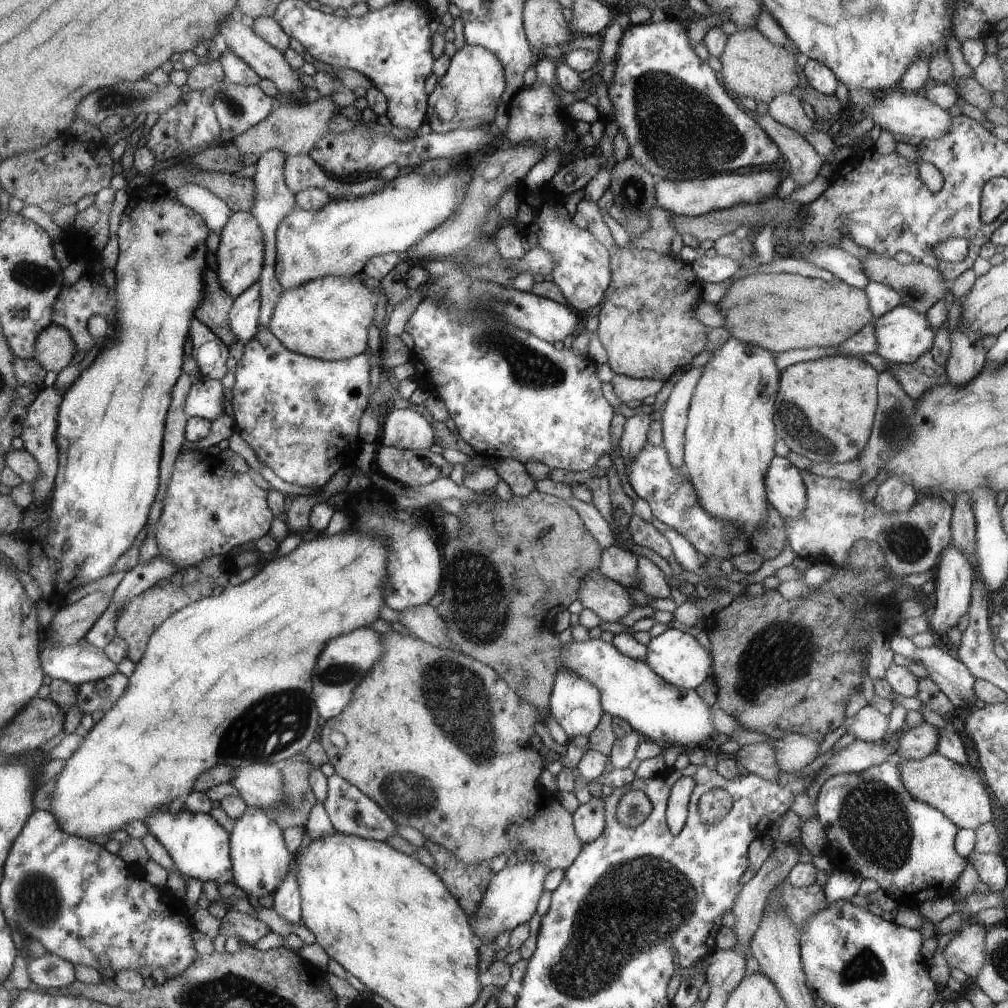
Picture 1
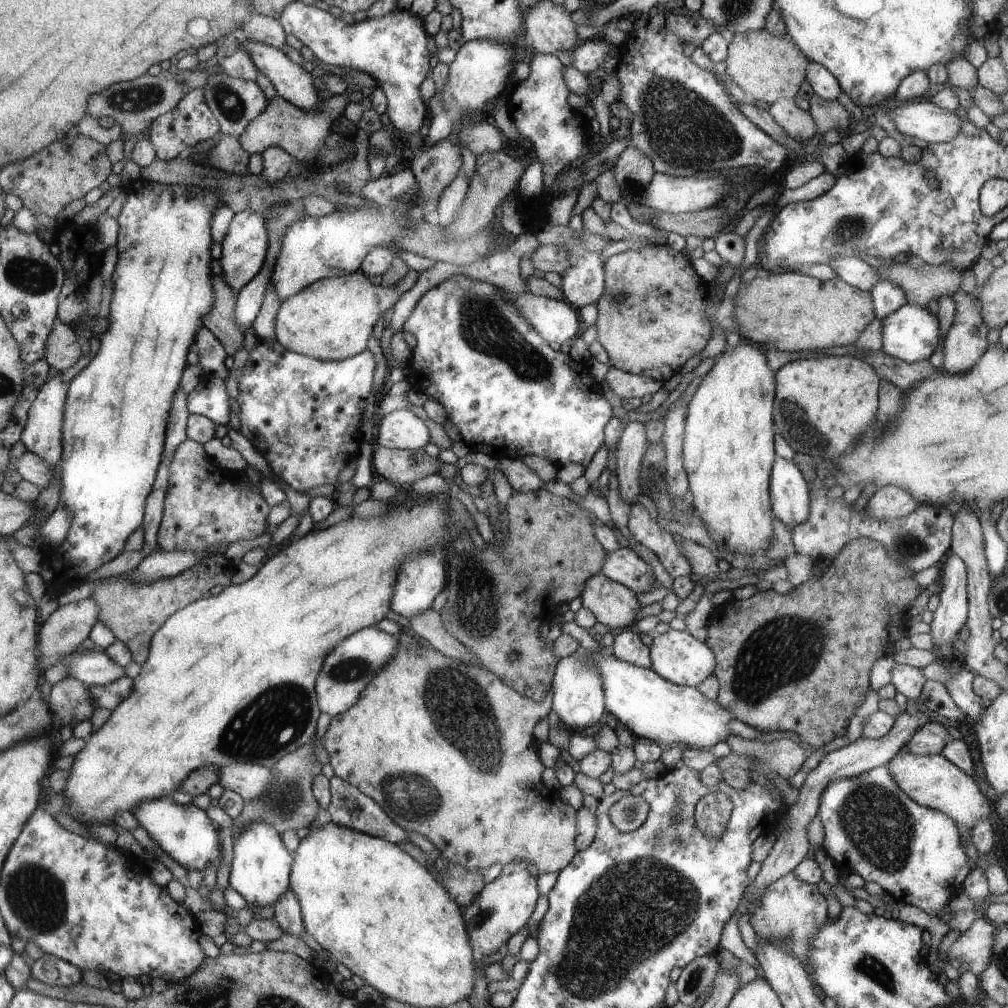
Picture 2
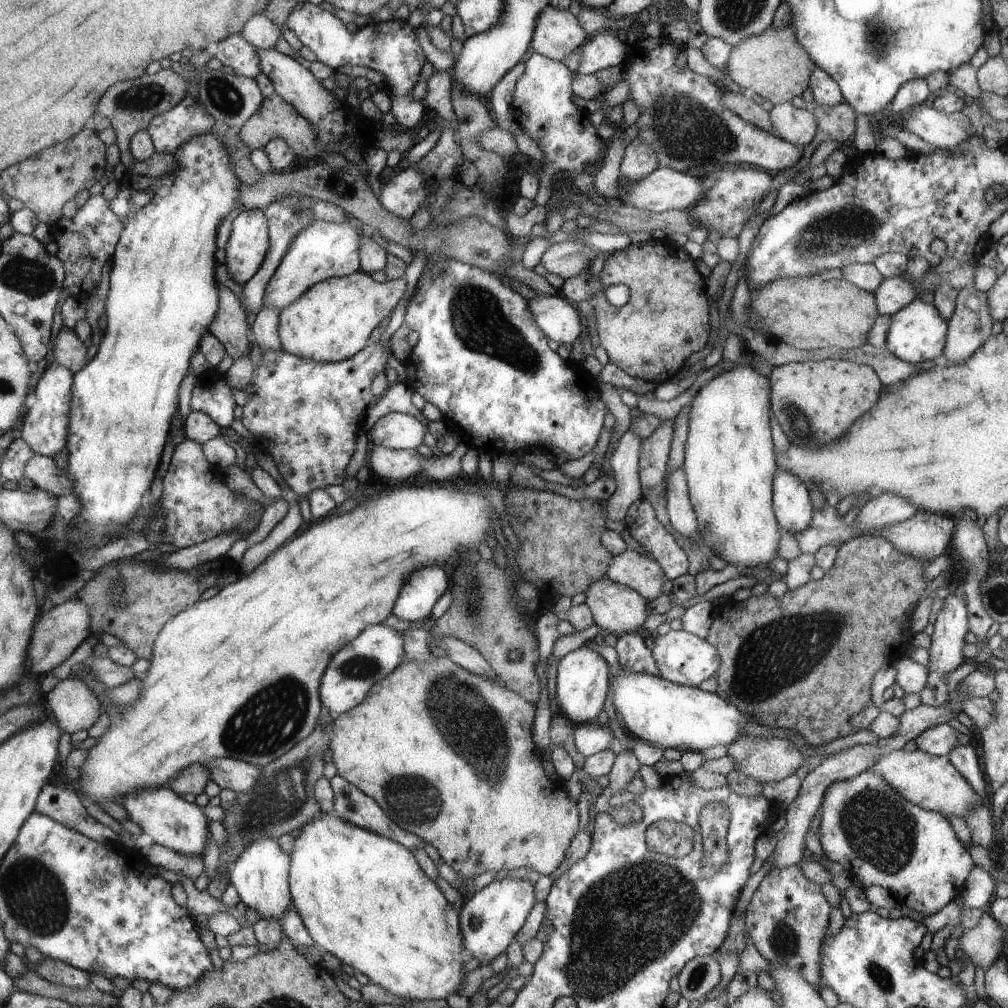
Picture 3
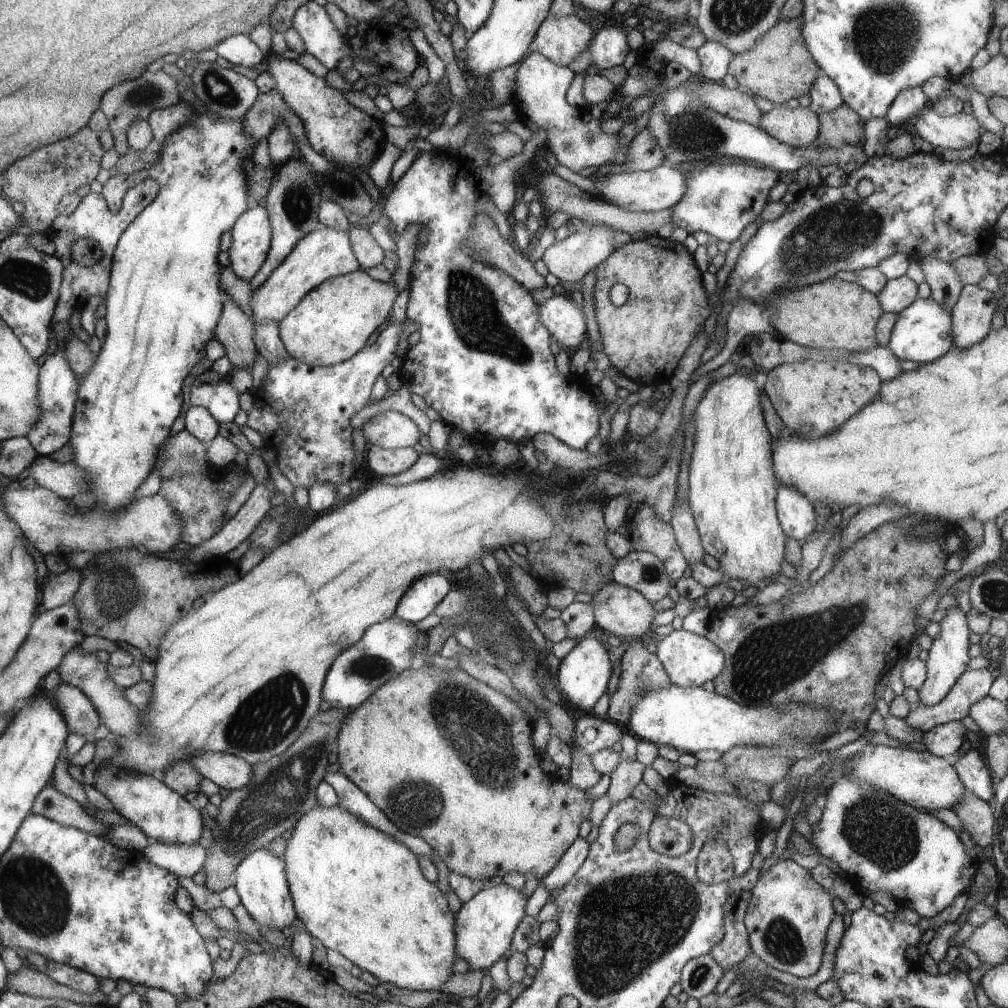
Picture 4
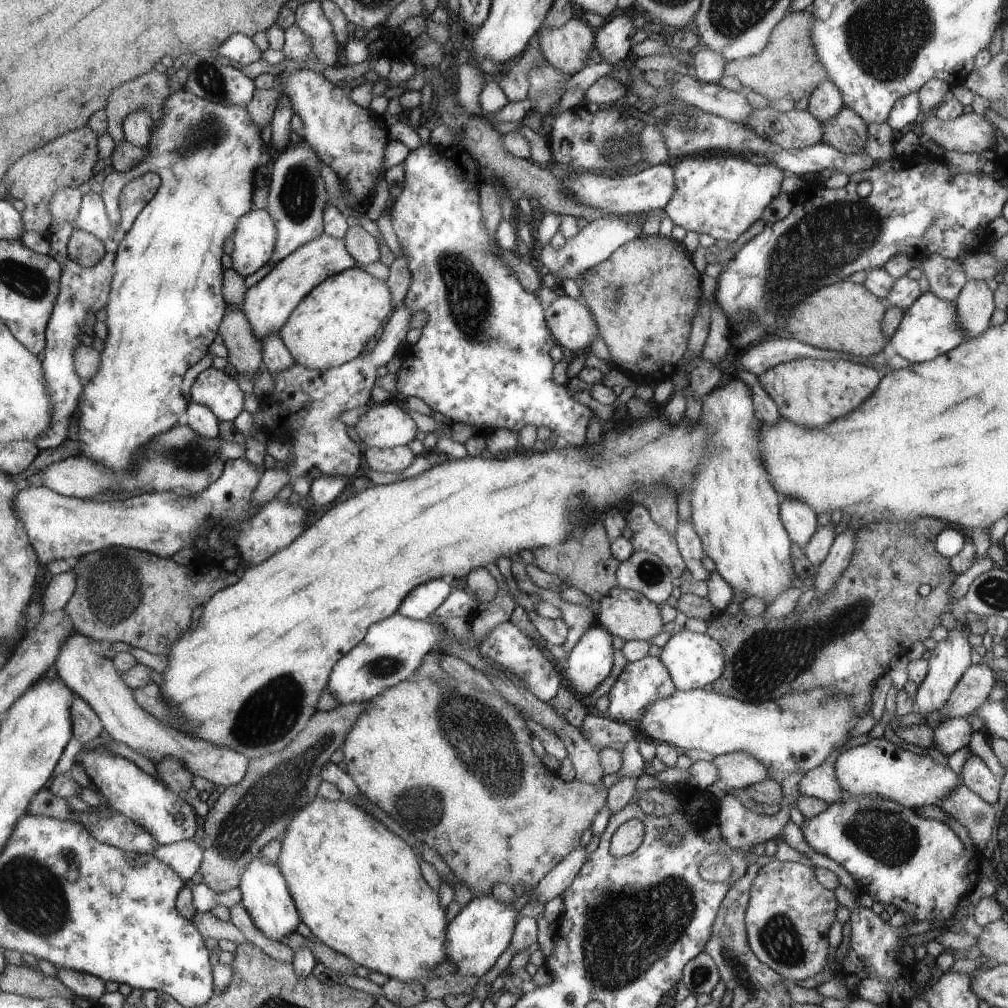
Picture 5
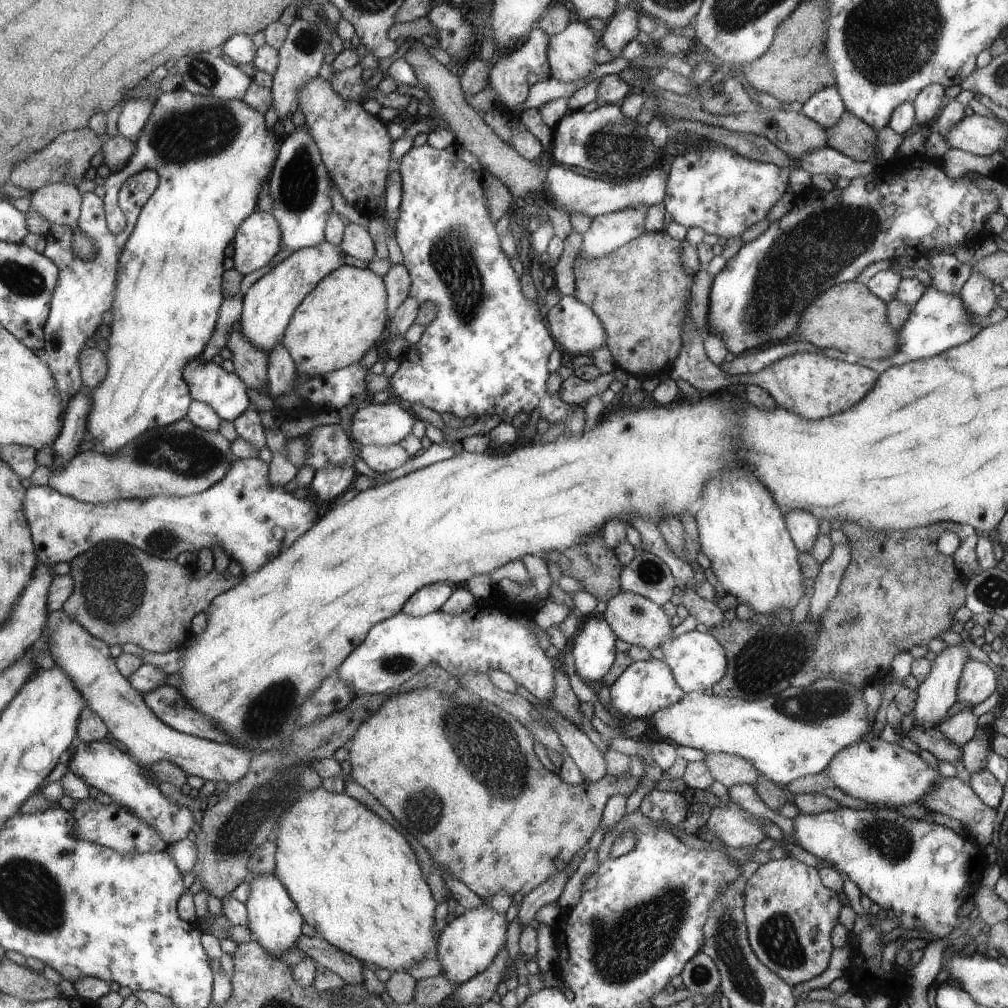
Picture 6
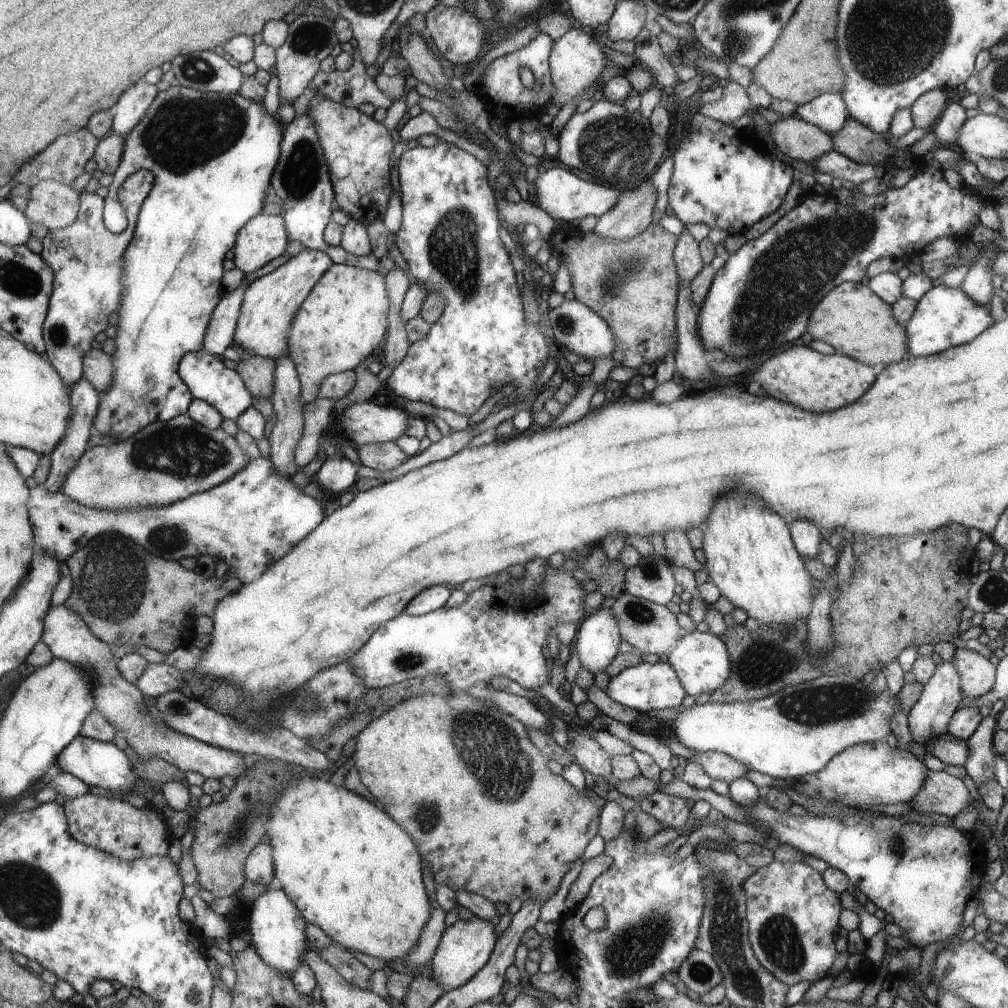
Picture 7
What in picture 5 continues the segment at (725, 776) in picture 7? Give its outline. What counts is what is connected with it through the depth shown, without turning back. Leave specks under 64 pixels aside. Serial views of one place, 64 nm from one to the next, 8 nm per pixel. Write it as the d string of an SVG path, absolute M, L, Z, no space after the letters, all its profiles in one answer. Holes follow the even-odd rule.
M731 752L714 757L712 764L718 768L717 782L724 782L726 790L745 789L751 784L770 779L768 768L746 752Z

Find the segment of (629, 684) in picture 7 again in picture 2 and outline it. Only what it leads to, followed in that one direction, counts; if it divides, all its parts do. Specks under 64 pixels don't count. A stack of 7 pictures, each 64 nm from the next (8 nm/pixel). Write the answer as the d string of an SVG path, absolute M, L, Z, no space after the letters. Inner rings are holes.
M634 628L615 633L612 652L618 660L623 660L640 668L652 669L653 660L649 647L642 643L638 631Z

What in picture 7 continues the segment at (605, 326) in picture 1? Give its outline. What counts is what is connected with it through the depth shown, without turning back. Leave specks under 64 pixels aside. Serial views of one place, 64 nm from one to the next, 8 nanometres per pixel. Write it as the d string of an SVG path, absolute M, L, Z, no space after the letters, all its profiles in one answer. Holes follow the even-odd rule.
M562 224L560 230L556 230L548 240L551 252L558 253L560 264L564 264L572 276L572 291L570 296L582 304L593 309L606 320L606 324L617 337L617 347L614 348L612 359L614 364L628 366L628 368L640 368L644 364L658 364L668 356L670 350L674 350L678 342L677 333L677 299L681 288L681 280L677 273L677 263L674 260L674 252L678 239L664 229L660 224L650 224L644 232L640 232L634 238L620 240L620 242L604 242L600 240L594 230L582 232L572 225Z

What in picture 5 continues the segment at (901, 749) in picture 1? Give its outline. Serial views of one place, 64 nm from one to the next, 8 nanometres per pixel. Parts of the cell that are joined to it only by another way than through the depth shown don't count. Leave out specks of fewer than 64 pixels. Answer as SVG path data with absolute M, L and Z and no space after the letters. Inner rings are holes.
M950 718L933 726L934 746L944 755L951 755L970 745L972 737L976 734L968 718Z

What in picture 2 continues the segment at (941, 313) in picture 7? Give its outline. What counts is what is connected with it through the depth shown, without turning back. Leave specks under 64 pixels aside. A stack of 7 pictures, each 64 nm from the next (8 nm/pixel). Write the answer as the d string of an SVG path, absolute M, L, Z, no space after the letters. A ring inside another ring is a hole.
M906 303L902 308L896 310L896 312L883 318L882 336L882 352L907 363L924 362L932 356L932 352L936 350L936 346L942 346L940 344L940 326L938 326L938 320L932 314L928 316L926 306L918 306L918 304Z

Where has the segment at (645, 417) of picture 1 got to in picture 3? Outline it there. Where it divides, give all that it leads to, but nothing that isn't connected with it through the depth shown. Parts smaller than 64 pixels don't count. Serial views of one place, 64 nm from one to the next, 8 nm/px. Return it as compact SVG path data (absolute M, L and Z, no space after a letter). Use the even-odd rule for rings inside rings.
M626 430L619 439L618 447L610 456L611 474L616 478L618 488L606 503L607 516L614 522L624 523L629 506L643 498L640 477L638 476L638 458L643 438Z

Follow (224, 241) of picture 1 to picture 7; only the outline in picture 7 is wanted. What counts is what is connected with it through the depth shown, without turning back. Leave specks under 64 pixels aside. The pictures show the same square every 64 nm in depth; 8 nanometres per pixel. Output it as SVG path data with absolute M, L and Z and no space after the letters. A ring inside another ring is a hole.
M260 213L238 232L232 256L235 267L245 275L255 272L284 254L288 242L284 218Z

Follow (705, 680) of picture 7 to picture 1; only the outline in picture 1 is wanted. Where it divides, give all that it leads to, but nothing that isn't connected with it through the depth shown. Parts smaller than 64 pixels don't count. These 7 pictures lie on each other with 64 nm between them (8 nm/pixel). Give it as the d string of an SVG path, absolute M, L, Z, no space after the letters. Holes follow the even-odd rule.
M669 626L663 634L651 637L646 648L648 650L646 661L649 663L649 667L658 676L661 676L662 680L669 681L670 684L678 686L678 688L695 689L710 676L708 672L713 666L713 657L698 642L697 637L690 633Z

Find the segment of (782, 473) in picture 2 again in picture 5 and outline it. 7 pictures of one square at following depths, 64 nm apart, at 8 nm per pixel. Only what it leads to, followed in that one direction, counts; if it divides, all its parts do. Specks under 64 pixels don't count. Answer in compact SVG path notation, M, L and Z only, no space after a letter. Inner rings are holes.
M784 496L781 498L781 520L785 524L786 532L793 538L794 544L804 548L818 532L816 513L809 504Z

